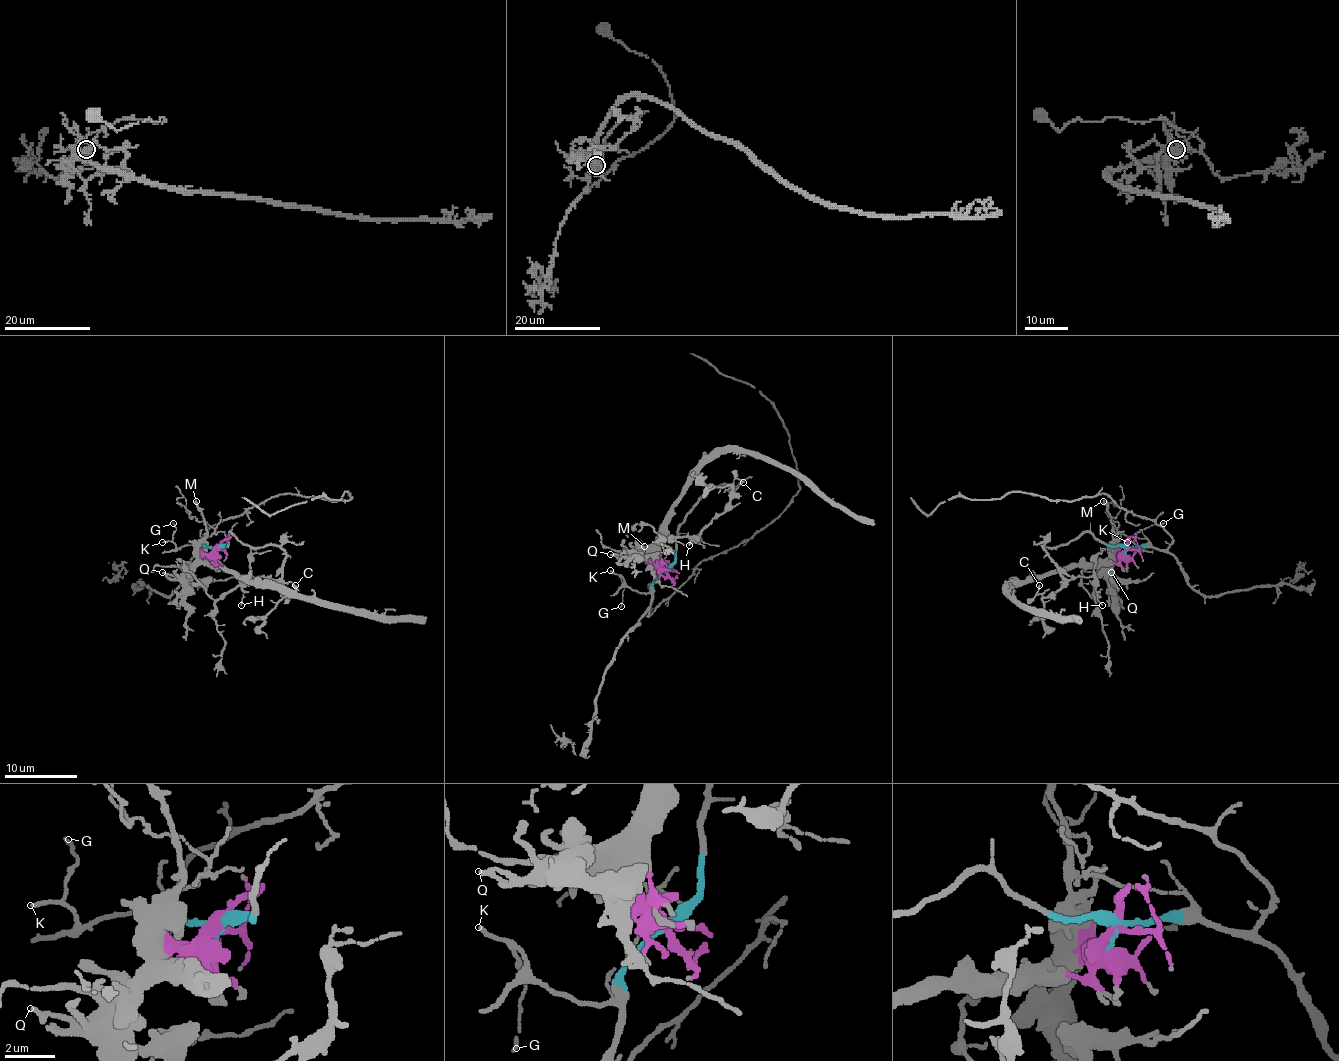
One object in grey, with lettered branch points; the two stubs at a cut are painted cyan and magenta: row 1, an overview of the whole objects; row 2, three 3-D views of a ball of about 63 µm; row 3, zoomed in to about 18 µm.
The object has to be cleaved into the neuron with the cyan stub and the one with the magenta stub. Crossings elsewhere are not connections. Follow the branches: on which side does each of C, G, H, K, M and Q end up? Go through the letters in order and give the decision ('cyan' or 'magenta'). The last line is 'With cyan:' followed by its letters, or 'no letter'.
C: cyan
G: cyan
H: cyan
K: cyan
M: magenta
Q: magenta
With cyan: C, G, H, K

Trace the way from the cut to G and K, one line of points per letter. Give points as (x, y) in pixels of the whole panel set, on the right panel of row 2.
G: (1127, 548), (1149, 544), (1142, 548), (1134, 542), (1134, 537), (1142, 530), (1163, 522)
K: (1127, 548), (1138, 548), (1149, 542), (1142, 548), (1131, 541), (1127, 542)

